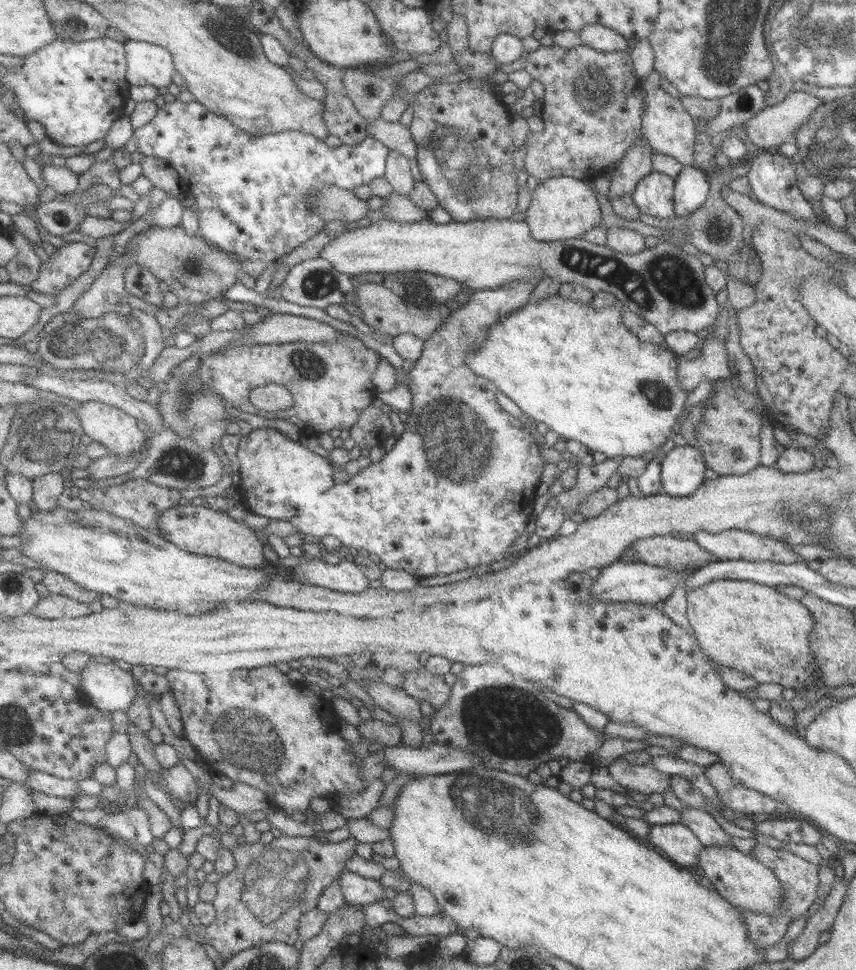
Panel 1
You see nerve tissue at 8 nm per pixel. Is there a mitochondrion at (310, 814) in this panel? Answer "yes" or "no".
no

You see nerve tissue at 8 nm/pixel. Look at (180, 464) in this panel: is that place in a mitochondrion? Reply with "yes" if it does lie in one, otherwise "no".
yes

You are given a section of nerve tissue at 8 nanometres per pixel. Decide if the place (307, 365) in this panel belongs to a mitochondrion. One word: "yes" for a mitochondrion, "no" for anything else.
yes

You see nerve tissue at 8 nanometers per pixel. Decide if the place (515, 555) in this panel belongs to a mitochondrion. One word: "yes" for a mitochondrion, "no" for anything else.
no

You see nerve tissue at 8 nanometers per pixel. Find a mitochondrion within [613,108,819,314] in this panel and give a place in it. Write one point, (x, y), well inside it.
(716, 231)

